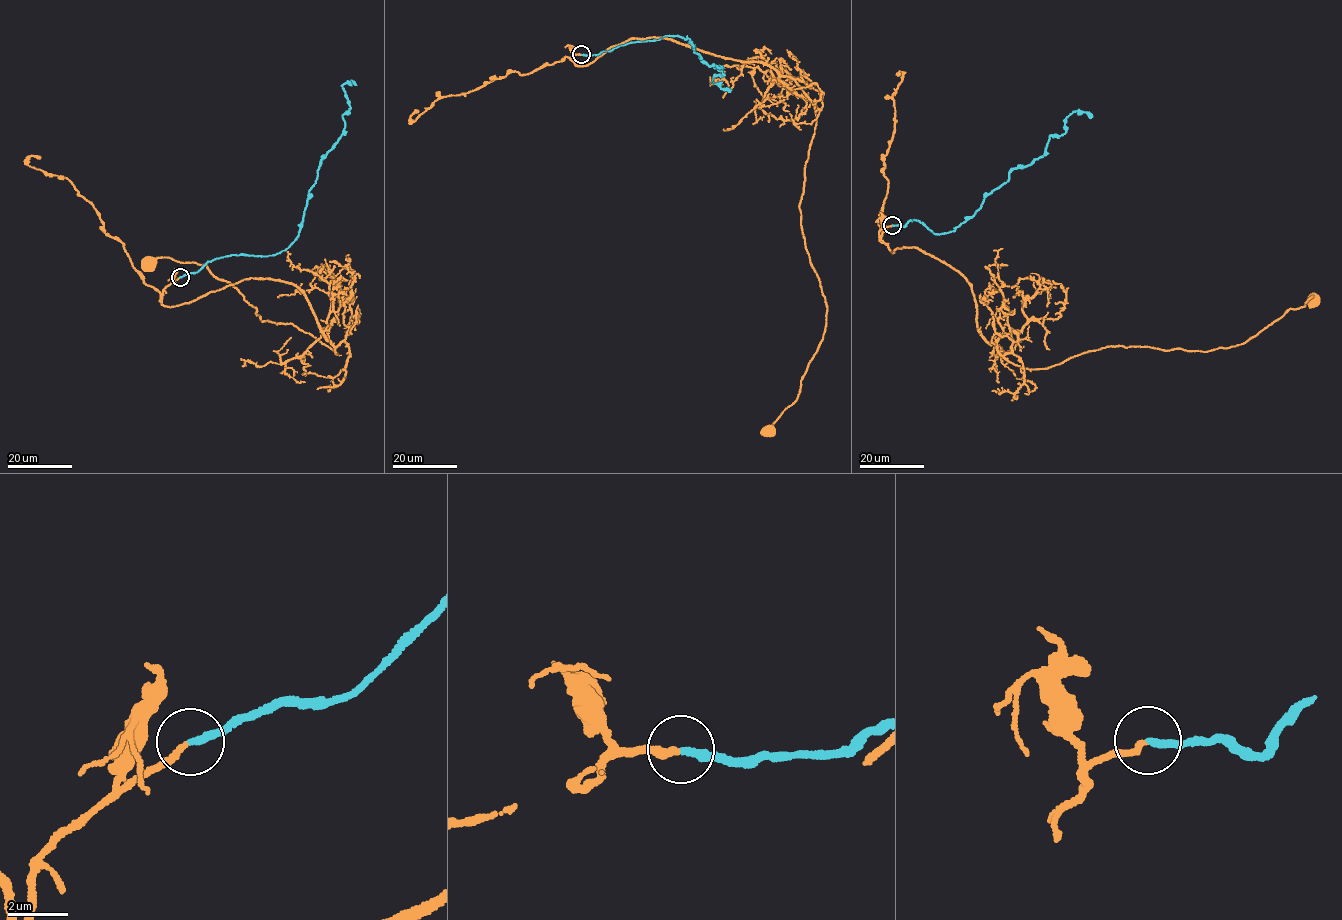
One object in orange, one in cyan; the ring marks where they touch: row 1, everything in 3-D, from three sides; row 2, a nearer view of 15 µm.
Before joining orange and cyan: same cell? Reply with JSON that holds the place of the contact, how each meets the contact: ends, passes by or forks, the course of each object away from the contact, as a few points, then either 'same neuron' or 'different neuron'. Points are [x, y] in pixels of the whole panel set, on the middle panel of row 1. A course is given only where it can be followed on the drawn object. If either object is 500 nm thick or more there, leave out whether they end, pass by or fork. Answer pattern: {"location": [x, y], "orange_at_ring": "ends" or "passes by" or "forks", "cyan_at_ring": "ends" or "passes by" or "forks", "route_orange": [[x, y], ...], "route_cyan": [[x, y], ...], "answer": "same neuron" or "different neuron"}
{"location": [581, 54], "orange_at_ring": "ends", "cyan_at_ring": "ends", "route_orange": [[581, 54], [670, 38], [769, 65], [814, 106], [799, 210], [826, 327], [768, 429]], "route_cyan": [[581, 54], [683, 37], [700, 58], [720, 67], [714, 67], [724, 75], [712, 82], [731, 89]], "answer": "same neuron"}

